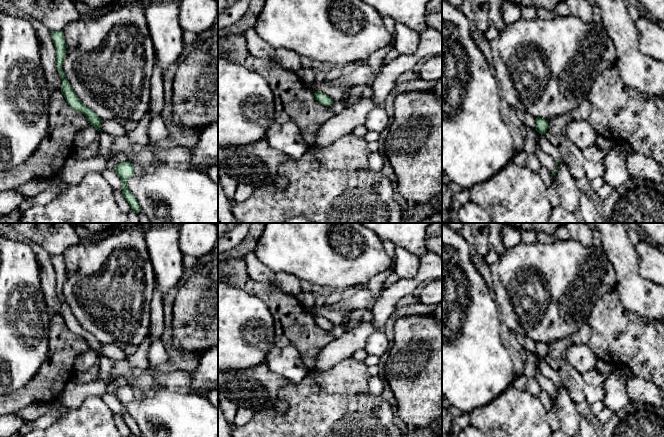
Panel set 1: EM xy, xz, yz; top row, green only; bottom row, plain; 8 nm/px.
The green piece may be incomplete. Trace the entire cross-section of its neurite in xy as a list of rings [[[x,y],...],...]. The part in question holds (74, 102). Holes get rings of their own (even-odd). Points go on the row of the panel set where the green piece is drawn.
[[[63,30],[53,31],[51,36],[56,49],[57,70],[62,79],[61,92],[64,95],[66,102],[75,111],[83,113],[87,117],[90,125],[100,131],[101,118],[99,118],[93,110],[89,109],[82,103],[63,72],[62,63],[66,56],[66,43]]]

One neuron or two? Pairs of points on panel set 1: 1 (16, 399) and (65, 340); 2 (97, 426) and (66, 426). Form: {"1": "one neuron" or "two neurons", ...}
{"1": "one neuron", "2": "one neuron"}

